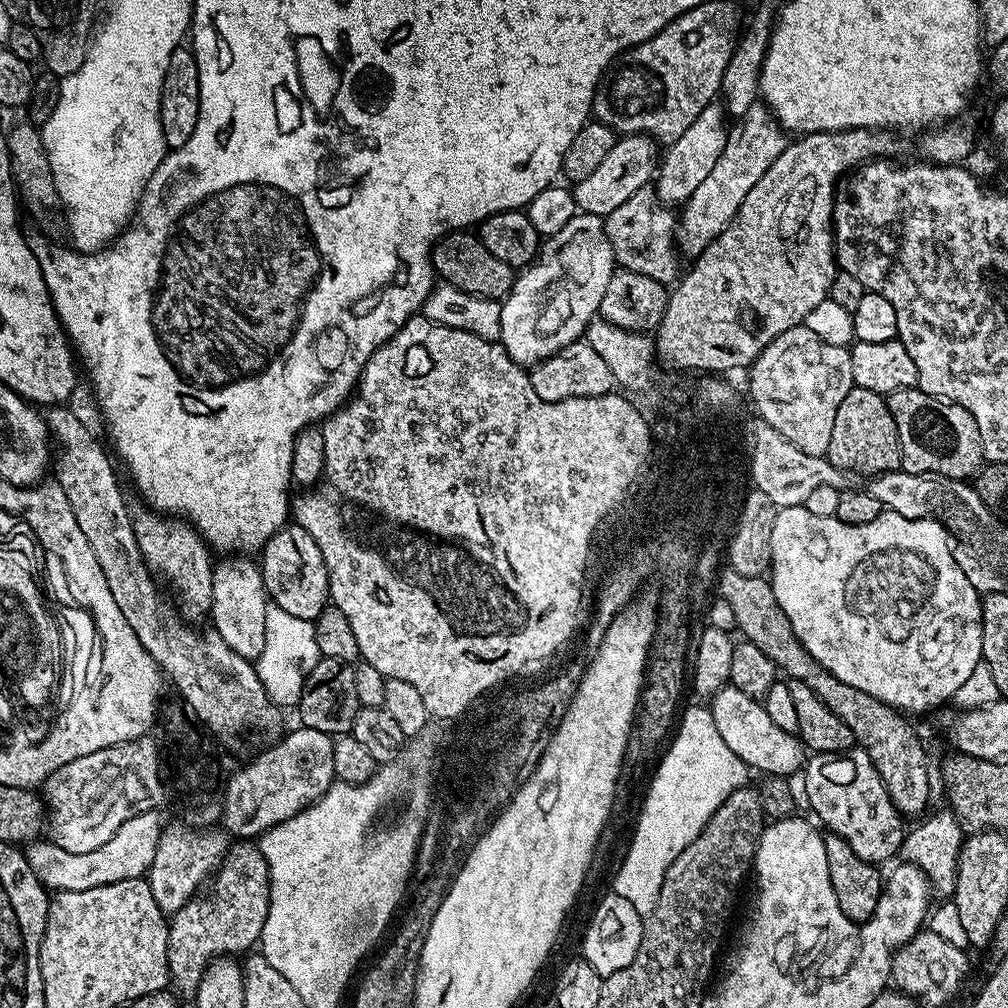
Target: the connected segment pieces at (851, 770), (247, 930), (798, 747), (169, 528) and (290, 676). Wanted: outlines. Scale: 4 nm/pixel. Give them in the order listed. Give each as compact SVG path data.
M856 746L851 752L836 754L831 758L825 758L820 754L813 755L803 769L803 776L804 796L808 799L809 806L812 807L813 814L811 813L811 815L825 829L828 827L827 831L831 835L850 842L850 850L854 850L854 854L858 854L858 858L880 866L883 865L883 860L890 859L892 855L895 857L899 853L900 843L904 840L906 831L905 821L894 806L874 762L870 762L870 754L866 754L863 748Z
M236 842L227 849L214 873L212 896L197 894L182 910L171 913L168 925L168 974L175 991L195 994L204 972L217 958L257 947L270 906L270 878L266 858L252 842Z
M726 686L717 696L711 697L710 707L714 726L718 726L718 734L722 734L722 742L726 742L726 746L730 746L749 769L763 774L768 768L791 768L796 774L805 767L806 749L799 735L774 726L761 701L742 694L742 690Z
M147 506L139 507L131 509L132 525L145 564L163 583L165 580L176 591L176 596L180 599L180 608L184 611L185 621L197 622L196 620L202 619L203 616L205 619L212 611L214 594L212 577L214 559L212 560L213 553L208 543L187 520L161 514Z
M272 606L266 614L266 646L255 661L256 672L264 683L270 698L277 702L283 700L299 701L302 686L321 660L318 650L318 638L314 638L315 623L311 620L294 618L294 614L286 614L286 610Z

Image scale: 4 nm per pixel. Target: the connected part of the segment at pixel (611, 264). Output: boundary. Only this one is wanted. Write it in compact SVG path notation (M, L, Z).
M578 214L558 234L543 241L540 255L513 279L512 289L500 305L500 339L506 354L521 366L540 364L558 350L577 343L587 333L588 325L597 319L600 303L612 273L617 271L616 254L608 236L605 221L598 216Z

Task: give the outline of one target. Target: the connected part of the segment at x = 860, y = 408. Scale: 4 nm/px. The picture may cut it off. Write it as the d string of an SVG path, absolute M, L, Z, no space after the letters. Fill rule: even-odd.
M854 386L846 398L842 398L842 406L838 406L838 414L834 414L834 430L830 434L826 459L835 468L853 468L856 472L865 472L868 478L881 472L894 472L901 467L898 430L894 426L887 399L881 393Z

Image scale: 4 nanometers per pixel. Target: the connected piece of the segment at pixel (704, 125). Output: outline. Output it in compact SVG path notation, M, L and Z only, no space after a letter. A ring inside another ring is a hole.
M719 103L708 104L694 122L690 122L686 134L682 134L676 141L667 145L665 154L658 164L658 175L654 180L656 193L660 195L661 200L669 206L683 205L698 190L698 186L714 170L714 162L722 154L722 150L728 141L729 129L724 128L726 113Z

